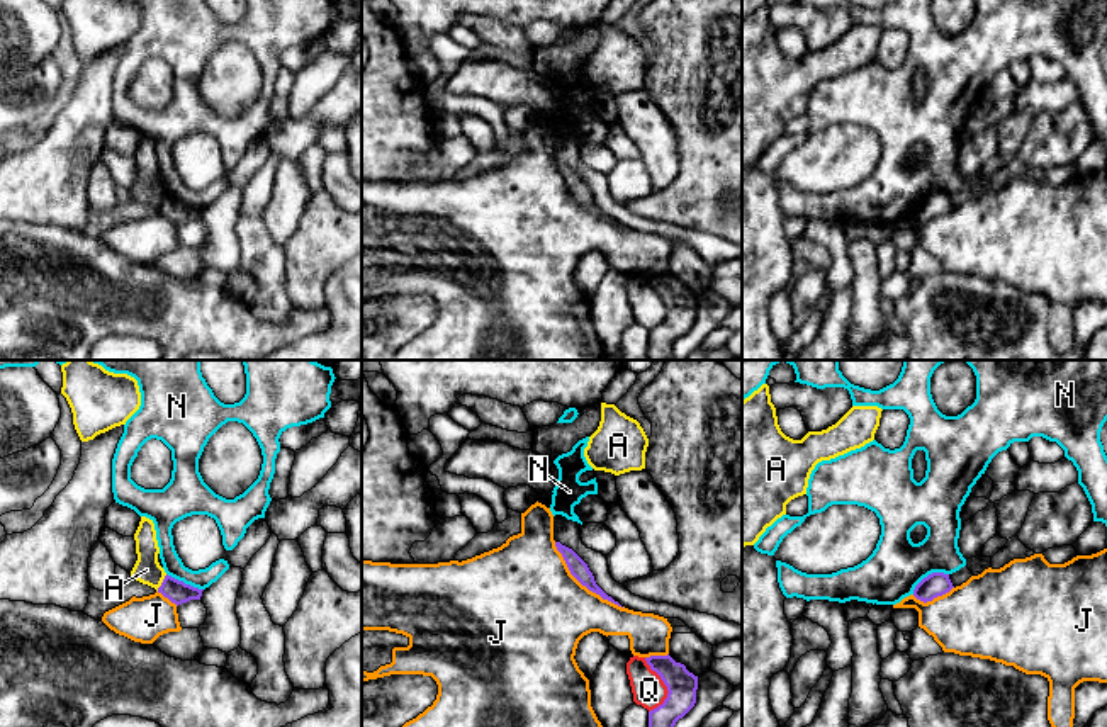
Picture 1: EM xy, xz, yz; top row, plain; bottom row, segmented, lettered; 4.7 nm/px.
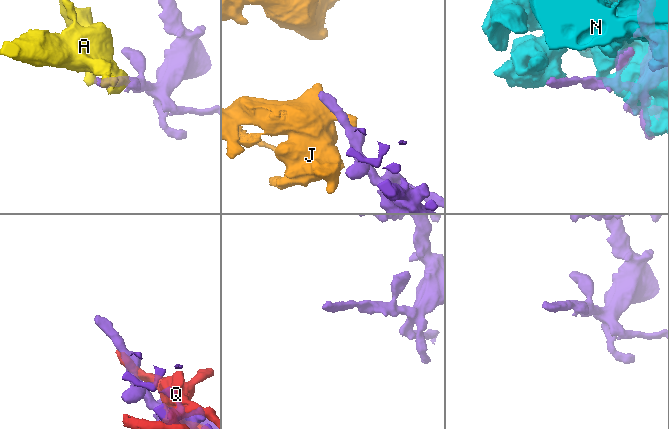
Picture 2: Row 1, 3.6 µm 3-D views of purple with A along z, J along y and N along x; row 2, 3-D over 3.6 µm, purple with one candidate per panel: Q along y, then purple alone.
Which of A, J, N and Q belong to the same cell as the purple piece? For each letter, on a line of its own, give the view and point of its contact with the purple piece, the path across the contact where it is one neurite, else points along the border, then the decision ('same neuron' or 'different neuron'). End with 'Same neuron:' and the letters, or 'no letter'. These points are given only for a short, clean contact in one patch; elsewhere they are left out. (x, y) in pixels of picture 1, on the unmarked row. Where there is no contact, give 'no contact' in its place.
A: contact xy (162, 202); border xy (167, 194), (157, 209); different neuron
J: contact xz (583, 204); different neuron
N: contact yz (929, 194); different neuron
Q: contact xz (666, 304); different neuron
Same neuron: no letter

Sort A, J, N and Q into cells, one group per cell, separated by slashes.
A / J / N / Q

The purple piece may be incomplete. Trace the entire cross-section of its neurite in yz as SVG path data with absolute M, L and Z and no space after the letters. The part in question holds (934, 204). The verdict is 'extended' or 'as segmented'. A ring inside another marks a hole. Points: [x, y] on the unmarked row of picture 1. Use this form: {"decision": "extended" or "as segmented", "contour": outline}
{"decision": "as segmented", "contour": "M932 192L924 197L913 209L913 216L924 223L932 221L937 216L942 216L952 209L949 194Z"}

